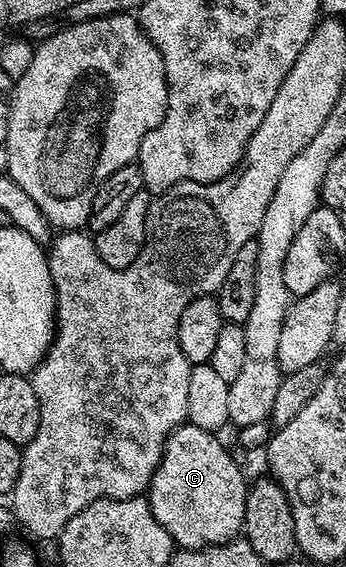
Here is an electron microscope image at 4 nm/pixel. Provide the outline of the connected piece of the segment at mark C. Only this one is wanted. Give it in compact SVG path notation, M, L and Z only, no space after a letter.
M191 424L180 426L164 445L164 455L148 486L146 497L158 524L170 532L173 543L185 550L202 550L231 542L243 531L246 496L249 483L244 482L244 474L238 463L232 459L233 451L223 446L215 433Z

